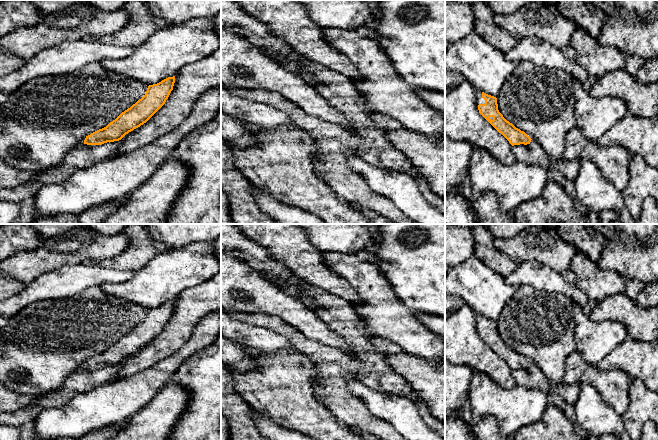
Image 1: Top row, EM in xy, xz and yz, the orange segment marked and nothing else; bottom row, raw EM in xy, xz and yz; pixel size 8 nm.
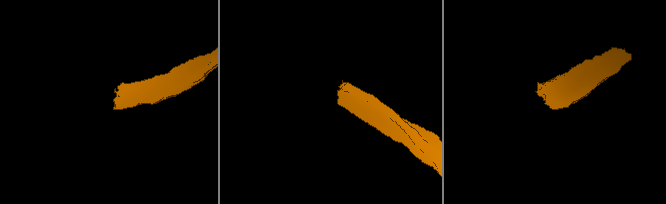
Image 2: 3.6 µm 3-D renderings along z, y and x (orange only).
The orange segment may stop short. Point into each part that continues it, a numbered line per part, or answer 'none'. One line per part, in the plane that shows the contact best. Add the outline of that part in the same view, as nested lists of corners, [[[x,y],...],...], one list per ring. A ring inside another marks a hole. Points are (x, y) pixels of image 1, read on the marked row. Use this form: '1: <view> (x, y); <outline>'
1: yz (478, 94); [[[475,89],[475,100],[477,105],[485,104],[485,100],[482,98],[482,91]]]

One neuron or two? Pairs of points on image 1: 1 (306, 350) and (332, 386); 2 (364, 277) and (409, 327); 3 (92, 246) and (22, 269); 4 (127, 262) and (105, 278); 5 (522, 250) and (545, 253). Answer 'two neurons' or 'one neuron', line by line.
1: one neuron
2: one neuron
3: one neuron
4: two neurons
5: one neuron

